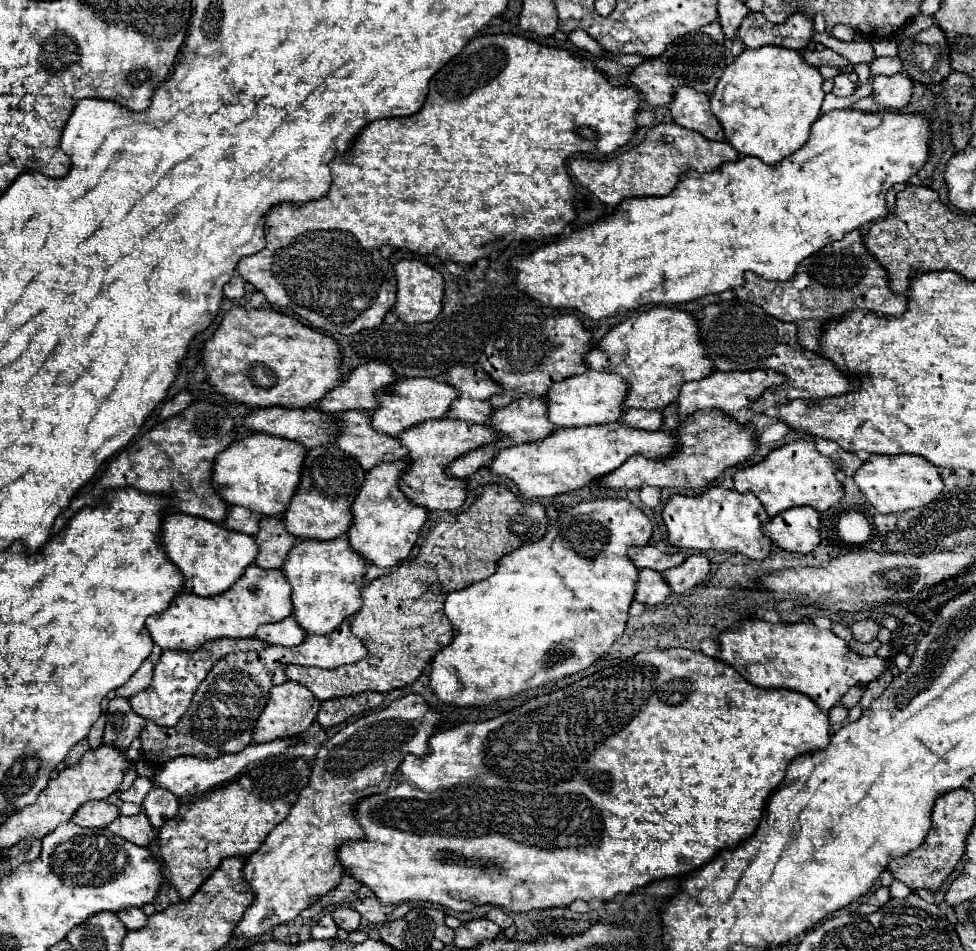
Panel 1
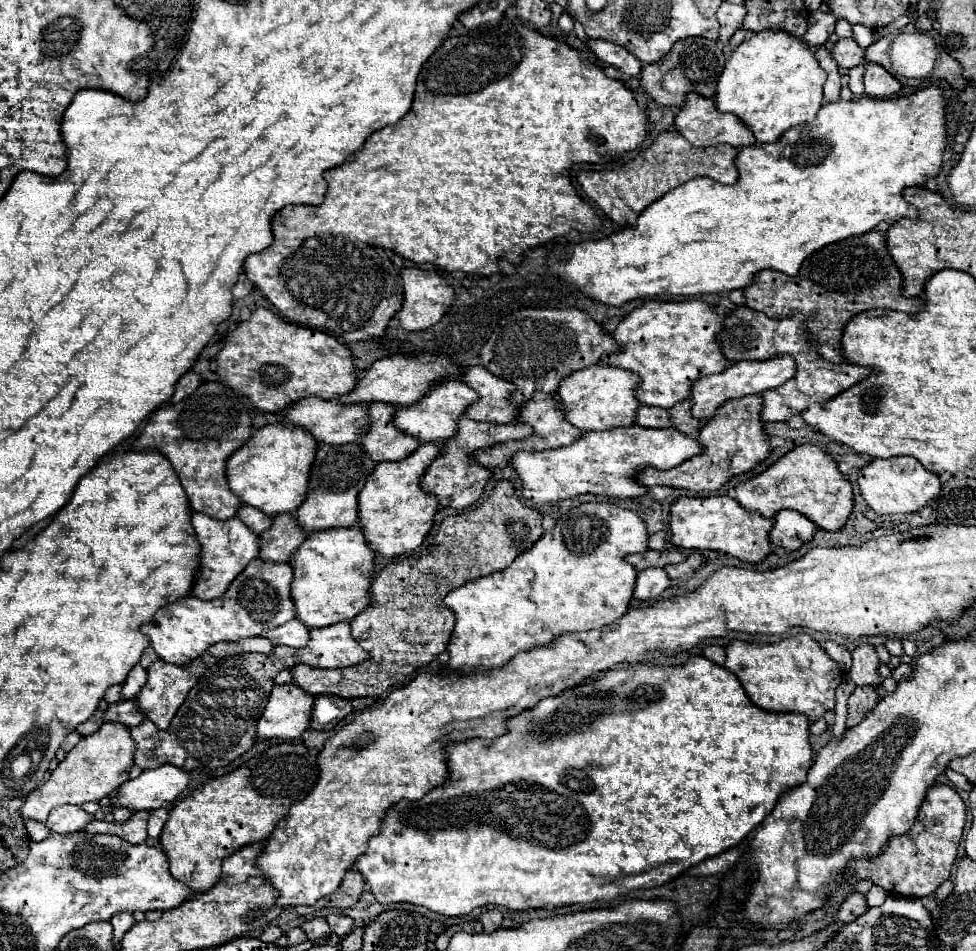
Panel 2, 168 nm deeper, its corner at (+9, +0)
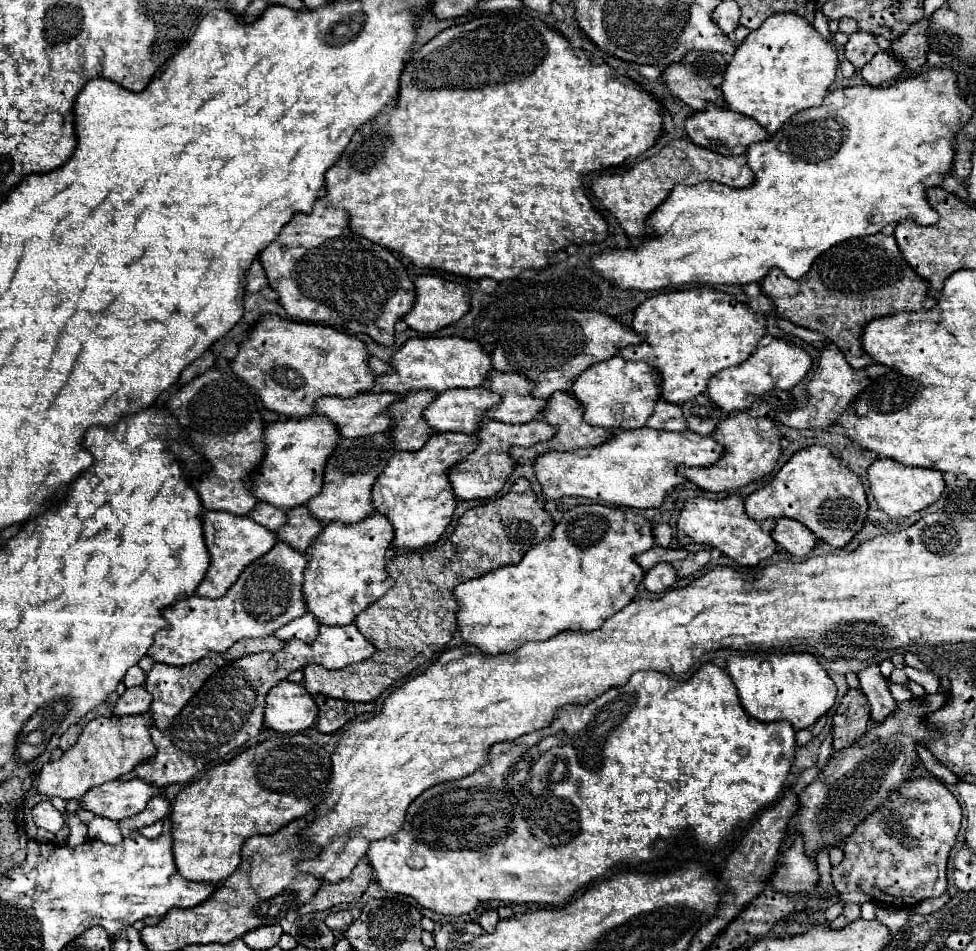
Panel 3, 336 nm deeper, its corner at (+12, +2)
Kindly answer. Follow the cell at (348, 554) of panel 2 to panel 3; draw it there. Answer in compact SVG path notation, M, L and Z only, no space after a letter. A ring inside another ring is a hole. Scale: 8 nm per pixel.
M371 514L357 524L331 522L305 550L309 562L303 578L303 600L319 624L351 624L369 604L391 586L385 570L385 552L391 548L393 526L383 514Z

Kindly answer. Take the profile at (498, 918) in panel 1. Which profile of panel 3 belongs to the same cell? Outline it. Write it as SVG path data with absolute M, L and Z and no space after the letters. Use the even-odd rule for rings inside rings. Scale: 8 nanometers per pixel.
M487 910L487 912L483 912L481 918L479 918L479 924L481 924L481 928L483 928L485 932L493 932L497 922L499 922L499 916L497 916L495 910Z

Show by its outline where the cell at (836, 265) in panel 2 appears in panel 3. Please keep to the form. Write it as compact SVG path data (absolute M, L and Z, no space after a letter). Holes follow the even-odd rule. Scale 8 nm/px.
M881 232L845 240L829 248L799 280L791 280L783 270L773 268L761 280L761 292L771 298L777 316L815 330L837 344L853 368L873 364L869 356L863 358L859 342L863 326L869 320L893 312L921 312L937 304L935 298L927 296L927 282L923 282L901 256L895 238Z

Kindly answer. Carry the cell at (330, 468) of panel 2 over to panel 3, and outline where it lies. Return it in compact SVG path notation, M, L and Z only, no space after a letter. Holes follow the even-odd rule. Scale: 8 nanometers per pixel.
M373 434L361 440L341 440L325 464L323 490L307 504L309 512L319 522L353 524L367 518L373 512L371 504L373 482L383 472L393 452L395 450L393 444L389 442L389 434Z

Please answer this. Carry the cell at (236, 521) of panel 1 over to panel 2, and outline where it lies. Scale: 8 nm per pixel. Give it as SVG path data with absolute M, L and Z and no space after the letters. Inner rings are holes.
M242 506L238 510L238 518L256 534L262 534L266 532L270 526L272 526L272 516L264 514L262 510L258 508L252 508L252 506Z

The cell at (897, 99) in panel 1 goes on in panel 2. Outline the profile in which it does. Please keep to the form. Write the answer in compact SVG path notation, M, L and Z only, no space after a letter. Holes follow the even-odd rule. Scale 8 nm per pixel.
M866 64L864 68L864 86L866 96L870 98L892 98L900 90L900 82L882 66Z

